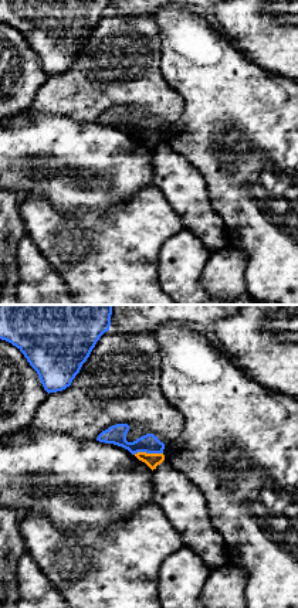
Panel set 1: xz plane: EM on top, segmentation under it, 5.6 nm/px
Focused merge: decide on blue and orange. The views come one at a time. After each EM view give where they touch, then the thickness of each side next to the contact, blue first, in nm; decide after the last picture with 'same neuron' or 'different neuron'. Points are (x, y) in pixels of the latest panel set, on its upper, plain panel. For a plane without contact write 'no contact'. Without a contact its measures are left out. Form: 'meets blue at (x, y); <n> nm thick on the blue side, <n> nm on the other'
meets blue at (148, 135); 110 nm thick on the blue side, 80 nm on the other

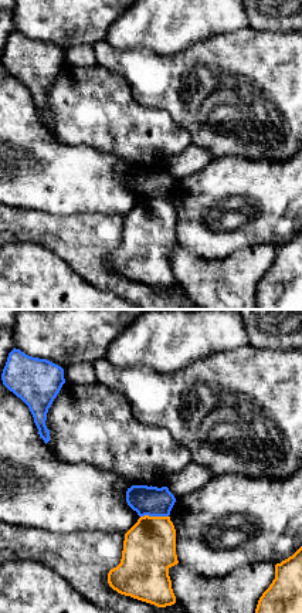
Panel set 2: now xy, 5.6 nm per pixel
meets blue at (153, 197); 170 nm thick on the blue side, 300 nm on the other

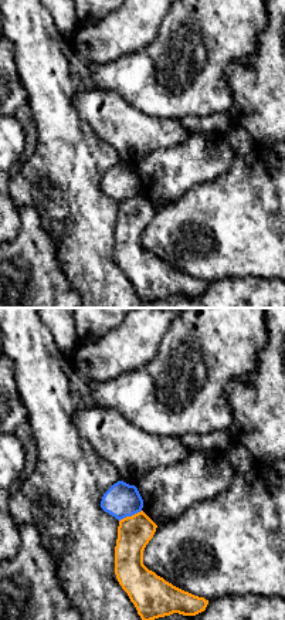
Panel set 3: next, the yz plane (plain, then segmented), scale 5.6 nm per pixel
meets blue at (129, 197); 190 nm thick on the blue side, 190 nm on the other

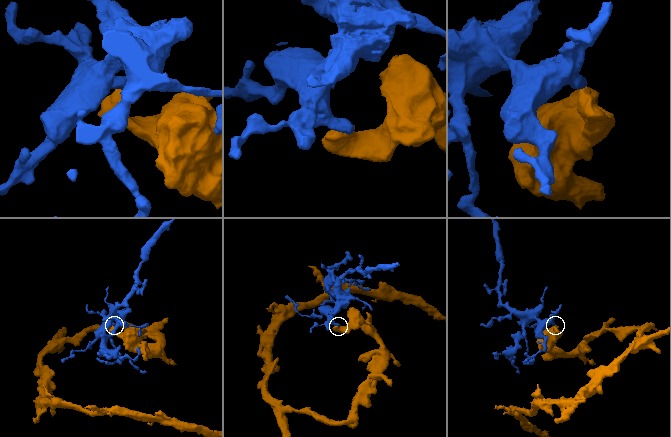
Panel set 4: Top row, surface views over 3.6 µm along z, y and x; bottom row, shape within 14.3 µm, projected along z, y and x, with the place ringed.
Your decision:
different neuron

